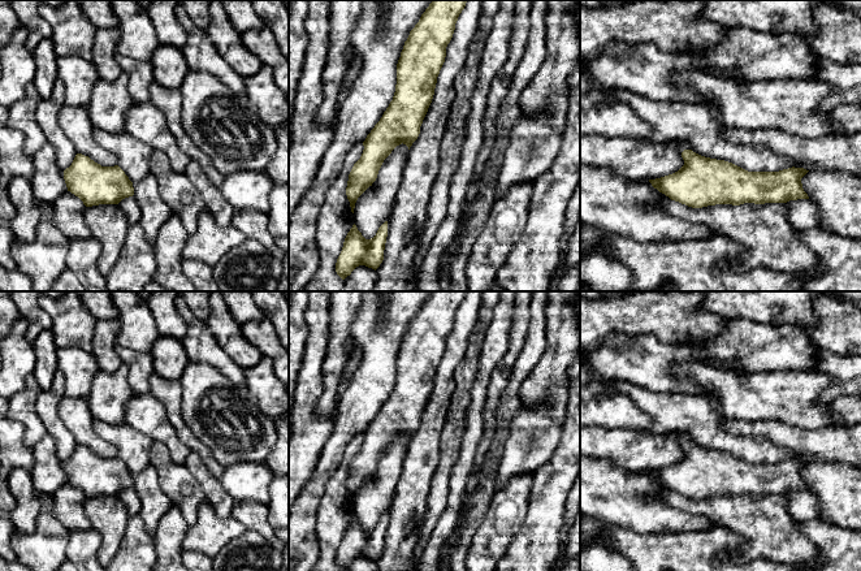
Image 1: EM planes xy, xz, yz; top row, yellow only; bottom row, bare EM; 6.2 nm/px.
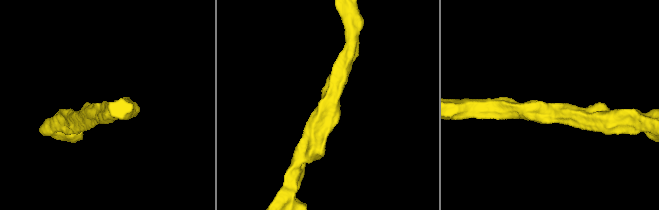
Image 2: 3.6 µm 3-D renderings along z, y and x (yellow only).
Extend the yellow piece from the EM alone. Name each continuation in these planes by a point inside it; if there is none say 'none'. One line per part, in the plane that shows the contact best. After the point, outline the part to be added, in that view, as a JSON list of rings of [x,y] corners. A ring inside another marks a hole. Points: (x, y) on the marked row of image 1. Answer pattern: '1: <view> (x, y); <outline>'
none

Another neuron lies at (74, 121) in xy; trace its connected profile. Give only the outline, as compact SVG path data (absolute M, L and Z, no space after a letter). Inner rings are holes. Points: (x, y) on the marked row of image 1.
M64 105L59 113L59 124L77 153L88 156L101 166L117 165L117 157L96 143L92 134L95 127L88 117L87 107Z

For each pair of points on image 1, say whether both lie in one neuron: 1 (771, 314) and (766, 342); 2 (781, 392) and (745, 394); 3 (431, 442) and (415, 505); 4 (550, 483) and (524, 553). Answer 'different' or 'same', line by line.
1: different
2: same
3: same
4: same

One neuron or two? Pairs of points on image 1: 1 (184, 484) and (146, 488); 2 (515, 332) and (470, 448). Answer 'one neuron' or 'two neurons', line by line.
1: two neurons
2: two neurons

